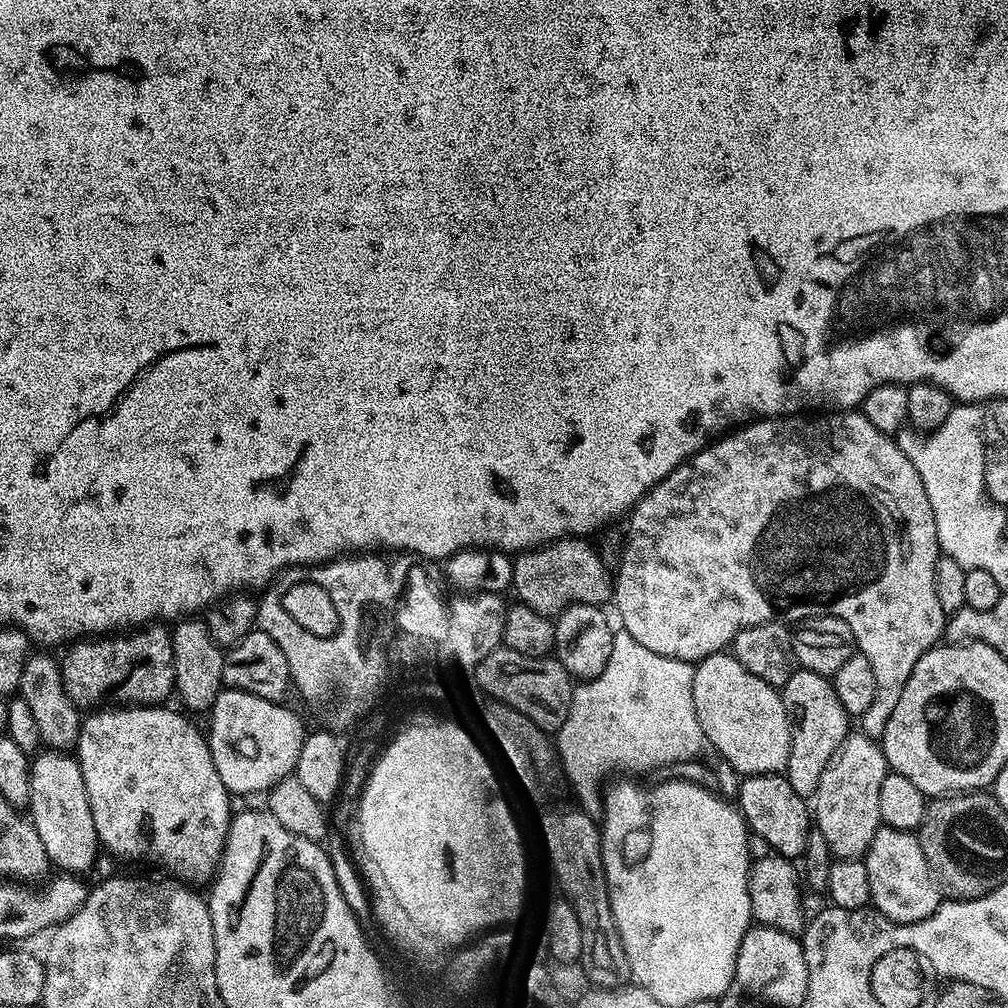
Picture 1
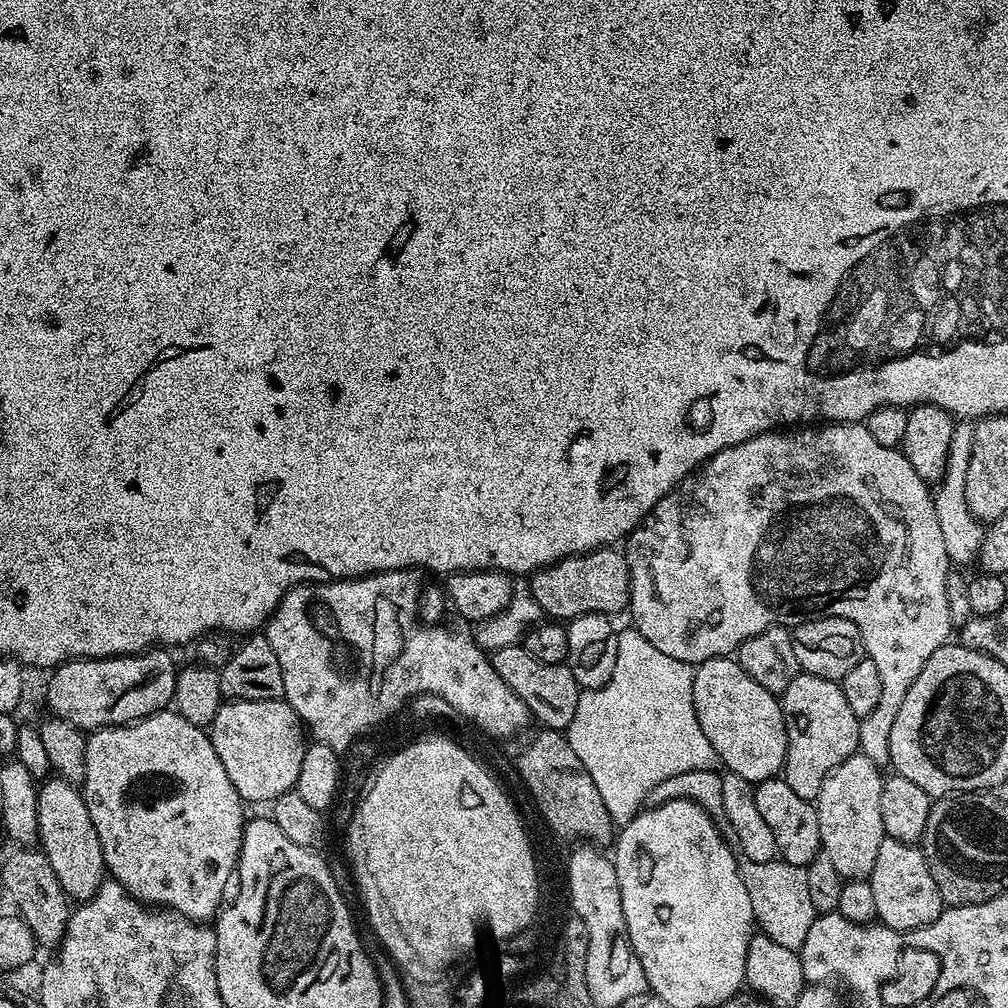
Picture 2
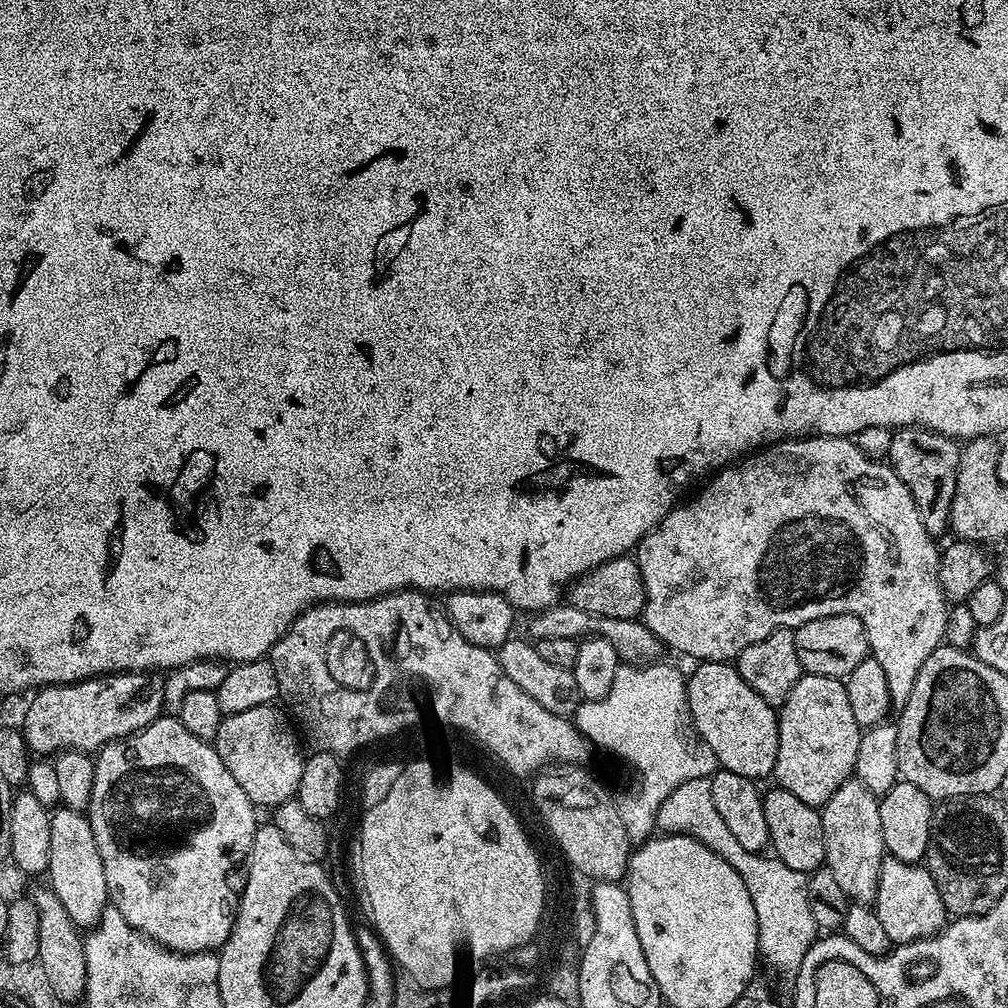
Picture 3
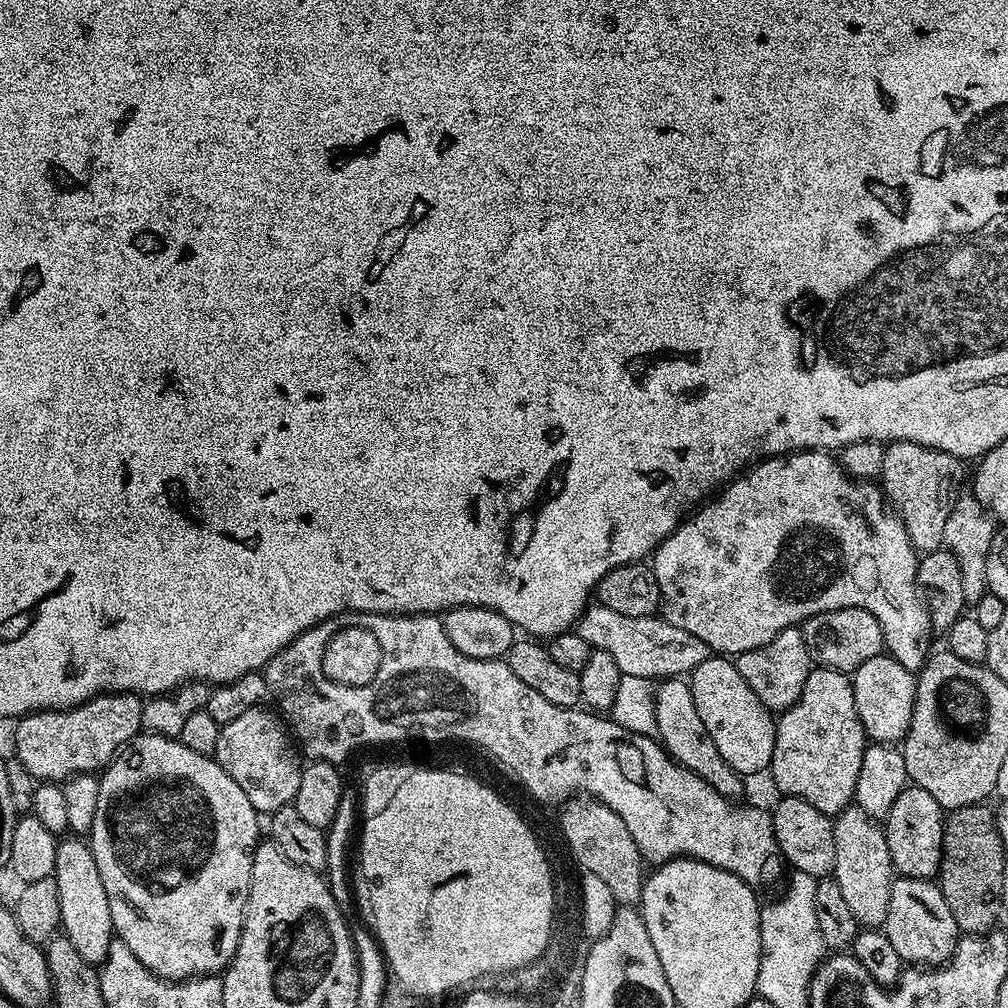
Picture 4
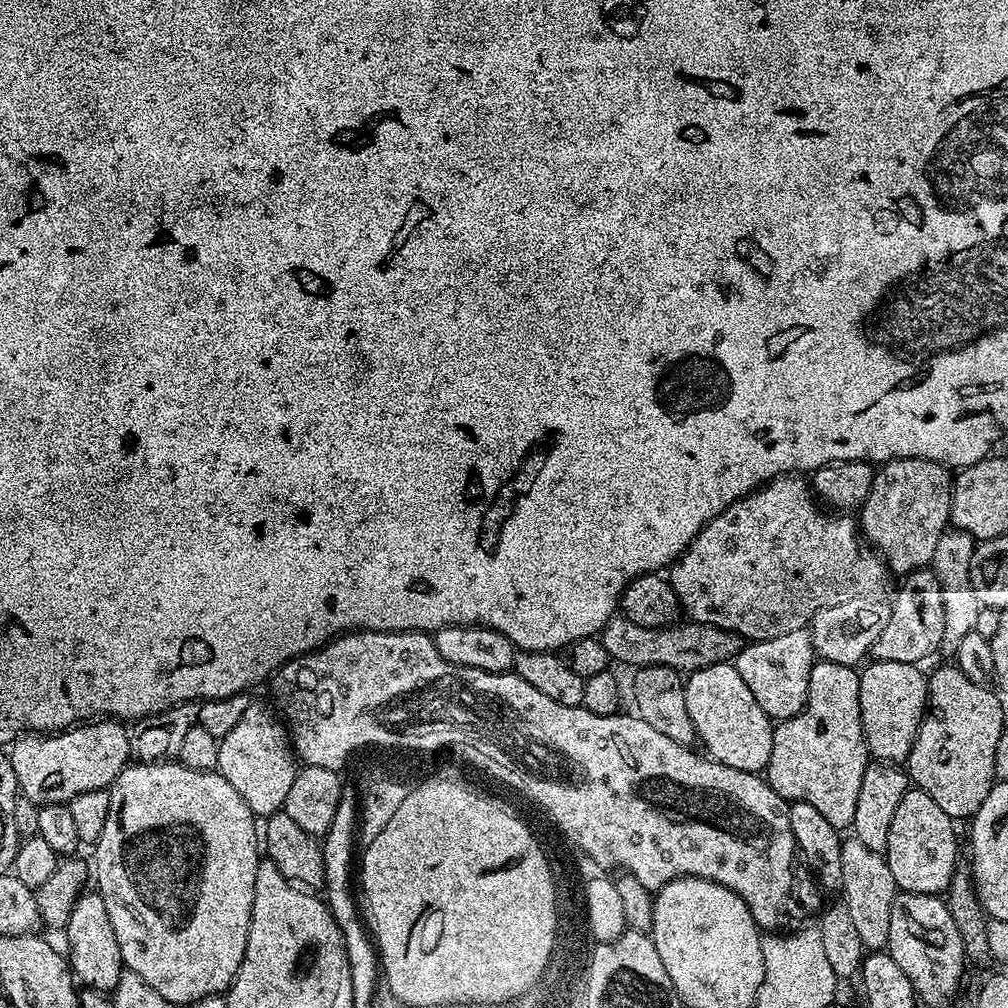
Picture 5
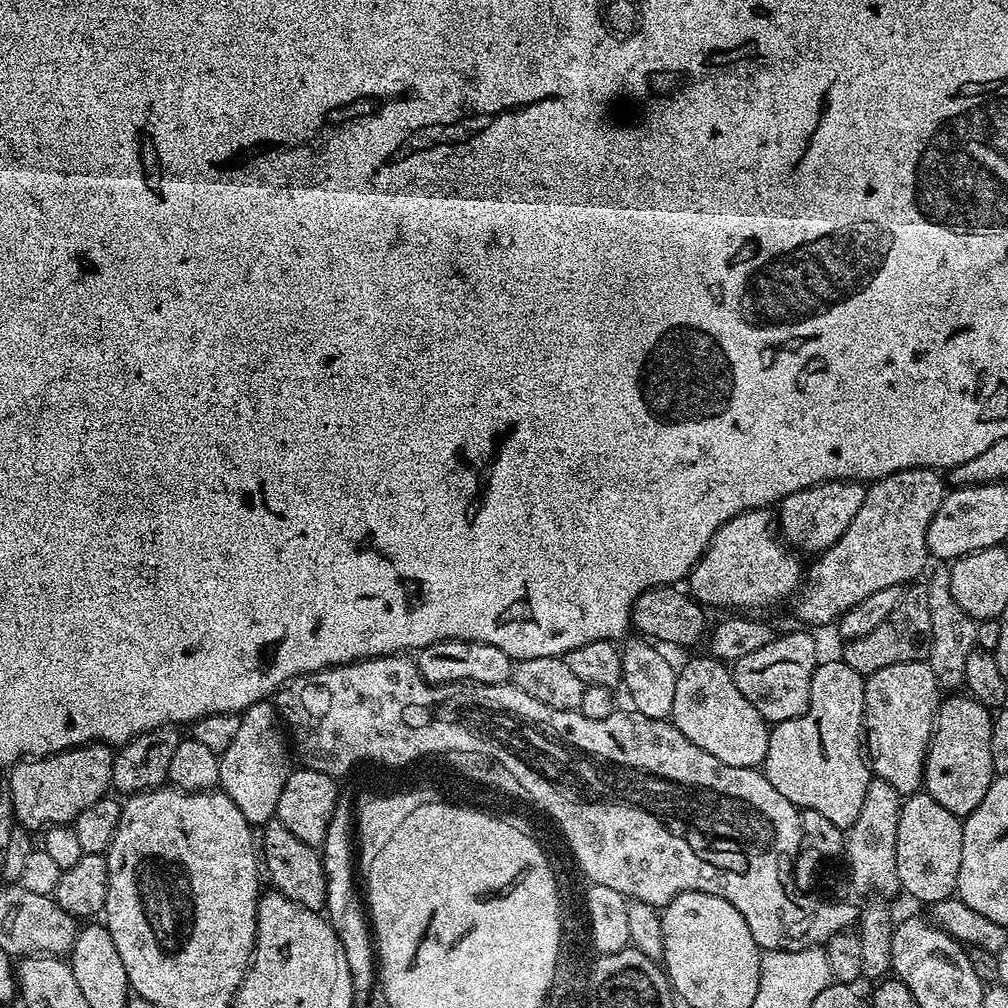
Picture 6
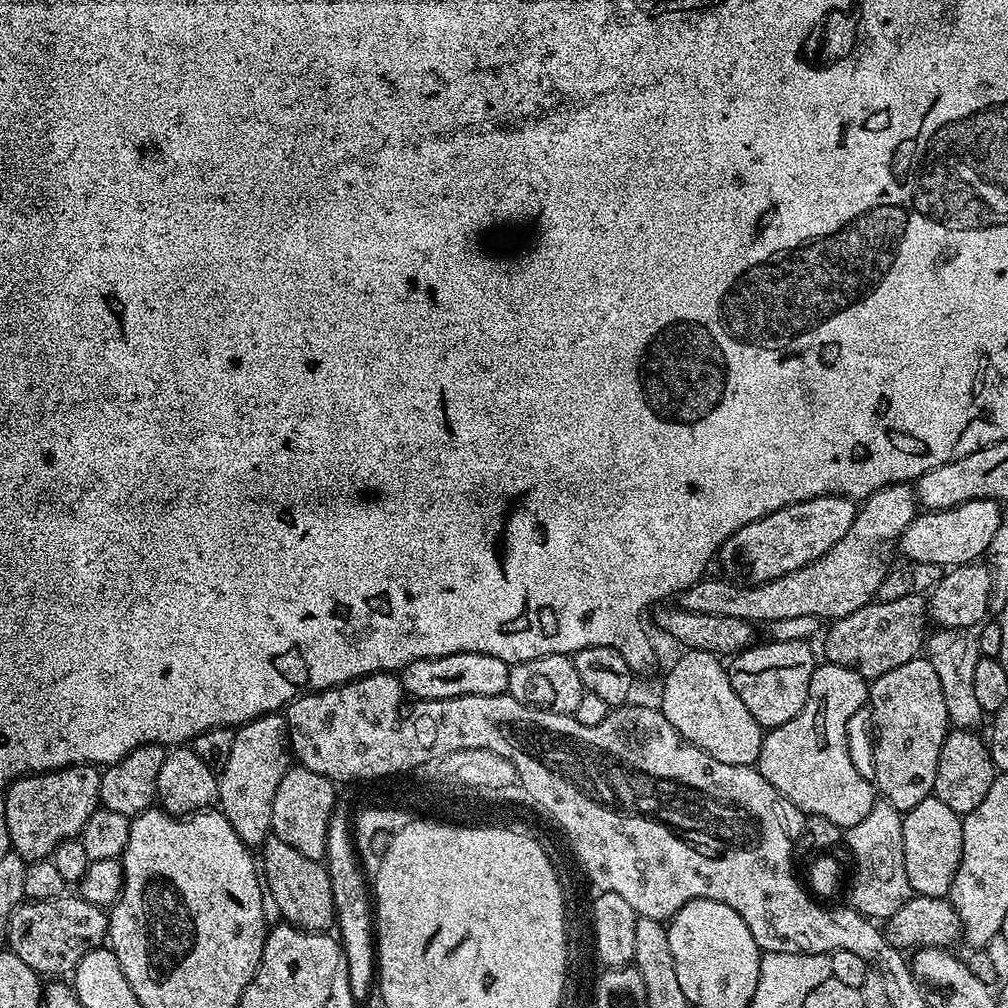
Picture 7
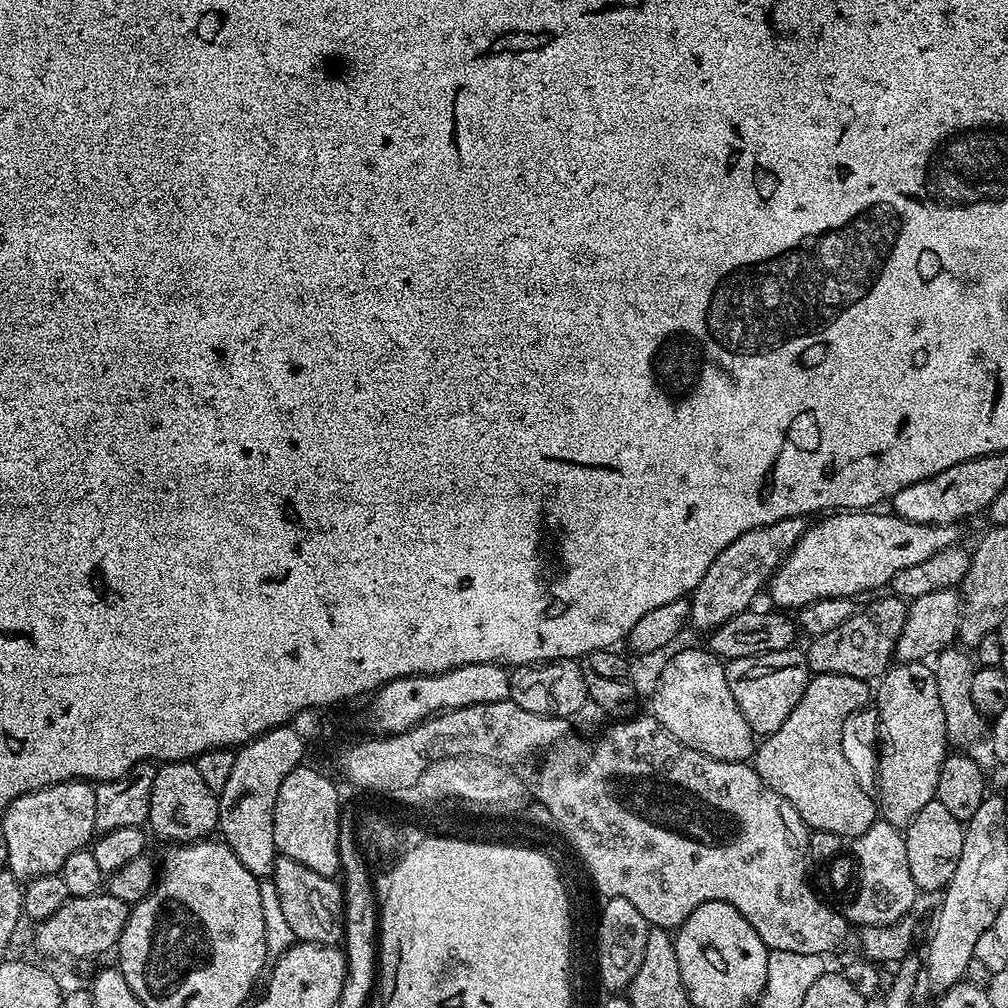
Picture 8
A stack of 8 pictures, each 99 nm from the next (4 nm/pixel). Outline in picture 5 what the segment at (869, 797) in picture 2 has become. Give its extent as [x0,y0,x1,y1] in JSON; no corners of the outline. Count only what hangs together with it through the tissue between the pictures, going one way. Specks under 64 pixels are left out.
[840,838,898,951]

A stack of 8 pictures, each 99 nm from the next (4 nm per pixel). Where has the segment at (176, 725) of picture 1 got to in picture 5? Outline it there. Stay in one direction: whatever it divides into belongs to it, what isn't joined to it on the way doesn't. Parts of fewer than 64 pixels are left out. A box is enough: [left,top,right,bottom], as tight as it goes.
[94,760,262,1006]

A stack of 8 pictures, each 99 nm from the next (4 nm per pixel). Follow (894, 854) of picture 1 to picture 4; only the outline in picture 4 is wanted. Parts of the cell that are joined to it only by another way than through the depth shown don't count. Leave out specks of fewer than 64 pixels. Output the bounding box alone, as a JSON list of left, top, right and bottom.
[882,876,958,966]

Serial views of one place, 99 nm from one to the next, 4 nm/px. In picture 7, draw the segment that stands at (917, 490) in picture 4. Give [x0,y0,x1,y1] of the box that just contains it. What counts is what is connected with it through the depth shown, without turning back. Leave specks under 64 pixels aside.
[679,483,918,626]

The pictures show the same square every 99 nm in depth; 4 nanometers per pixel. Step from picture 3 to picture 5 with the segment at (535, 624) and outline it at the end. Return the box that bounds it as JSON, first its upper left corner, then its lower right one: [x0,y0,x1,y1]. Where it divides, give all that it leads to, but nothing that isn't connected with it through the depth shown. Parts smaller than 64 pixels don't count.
[599,614,742,674]

